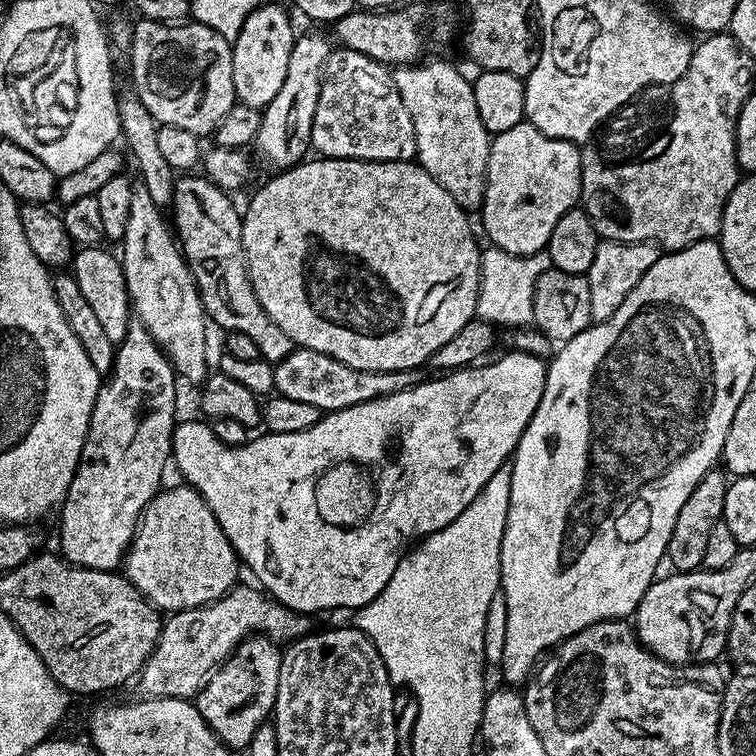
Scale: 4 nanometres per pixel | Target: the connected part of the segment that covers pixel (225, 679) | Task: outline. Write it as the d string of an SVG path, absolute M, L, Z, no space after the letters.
M263 634L249 636L231 656L208 678L200 695L195 697L196 709L214 730L217 738L230 749L247 749L255 731L271 717L278 694L278 670L282 648L277 641Z

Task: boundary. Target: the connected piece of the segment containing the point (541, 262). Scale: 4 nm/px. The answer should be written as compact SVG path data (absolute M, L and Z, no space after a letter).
M485 247L480 254L480 293L476 316L497 329L515 330L532 324L534 314L534 286L547 268L552 267L547 251L532 256L506 254L506 250Z

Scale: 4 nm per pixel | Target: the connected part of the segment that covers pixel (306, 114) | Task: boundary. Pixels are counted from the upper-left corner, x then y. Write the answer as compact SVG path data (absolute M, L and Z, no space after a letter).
M308 32L297 35L294 46L290 50L290 62L286 69L286 79L275 96L274 102L270 102L263 108L264 118L262 126L258 128L258 134L254 141L254 148L260 151L260 156L268 164L273 164L273 169L287 170L296 167L309 155L312 146L312 131L314 130L314 110L318 110L318 94L322 90L324 81L324 67L334 51L334 44L327 36L320 32Z

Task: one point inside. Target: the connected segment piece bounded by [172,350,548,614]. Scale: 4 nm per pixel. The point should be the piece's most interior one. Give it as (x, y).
(322, 517)

